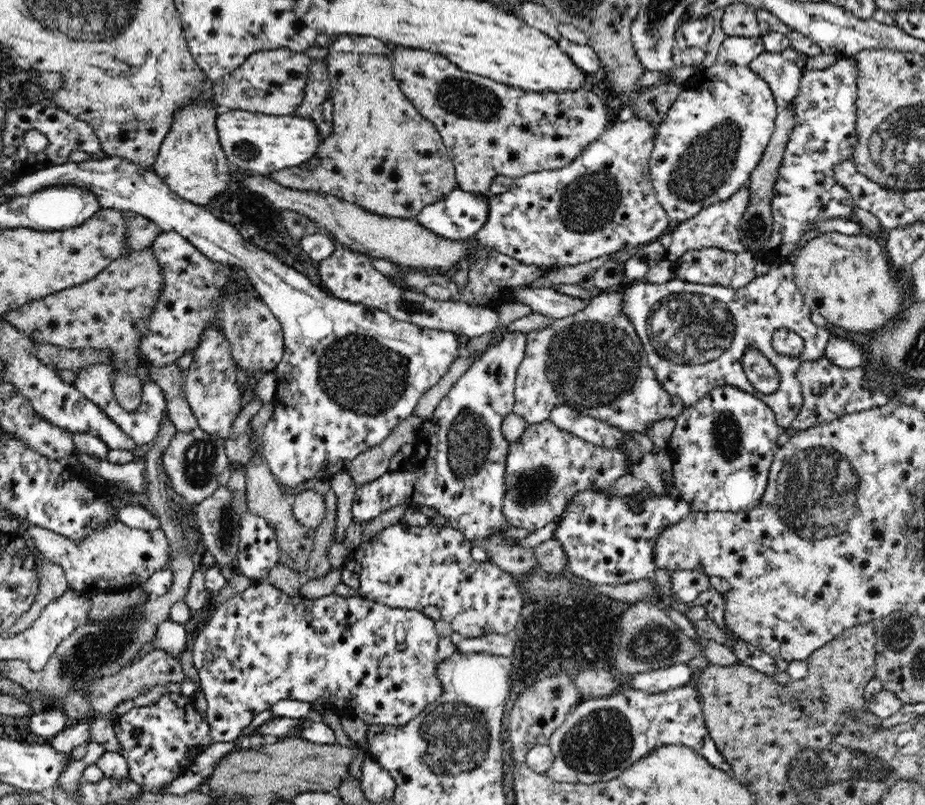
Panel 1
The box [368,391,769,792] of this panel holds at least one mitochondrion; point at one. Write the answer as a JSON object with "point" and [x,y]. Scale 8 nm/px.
{"point":[588,638]}

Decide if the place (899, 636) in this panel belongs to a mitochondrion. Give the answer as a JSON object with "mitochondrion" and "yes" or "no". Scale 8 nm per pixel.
{"mitochondrion":"yes"}

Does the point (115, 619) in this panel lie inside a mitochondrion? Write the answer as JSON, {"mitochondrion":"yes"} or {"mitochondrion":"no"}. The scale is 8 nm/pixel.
{"mitochondrion":"yes"}

